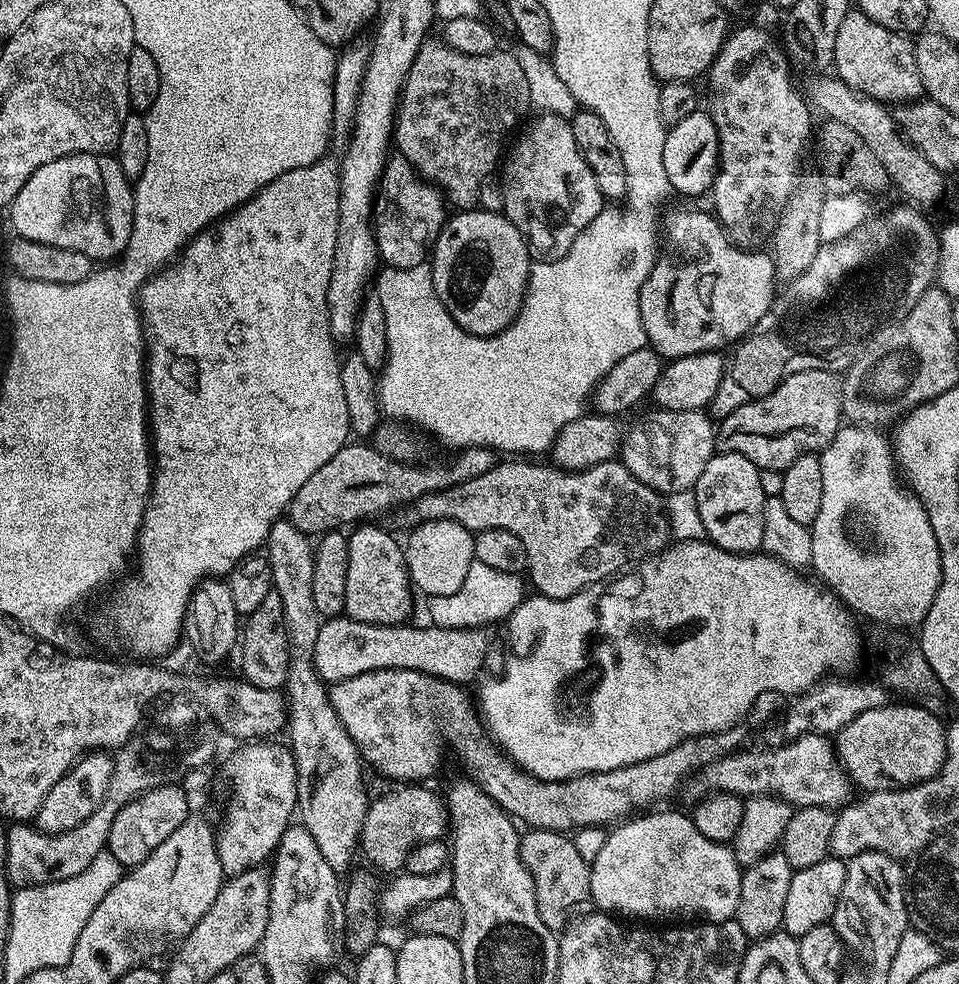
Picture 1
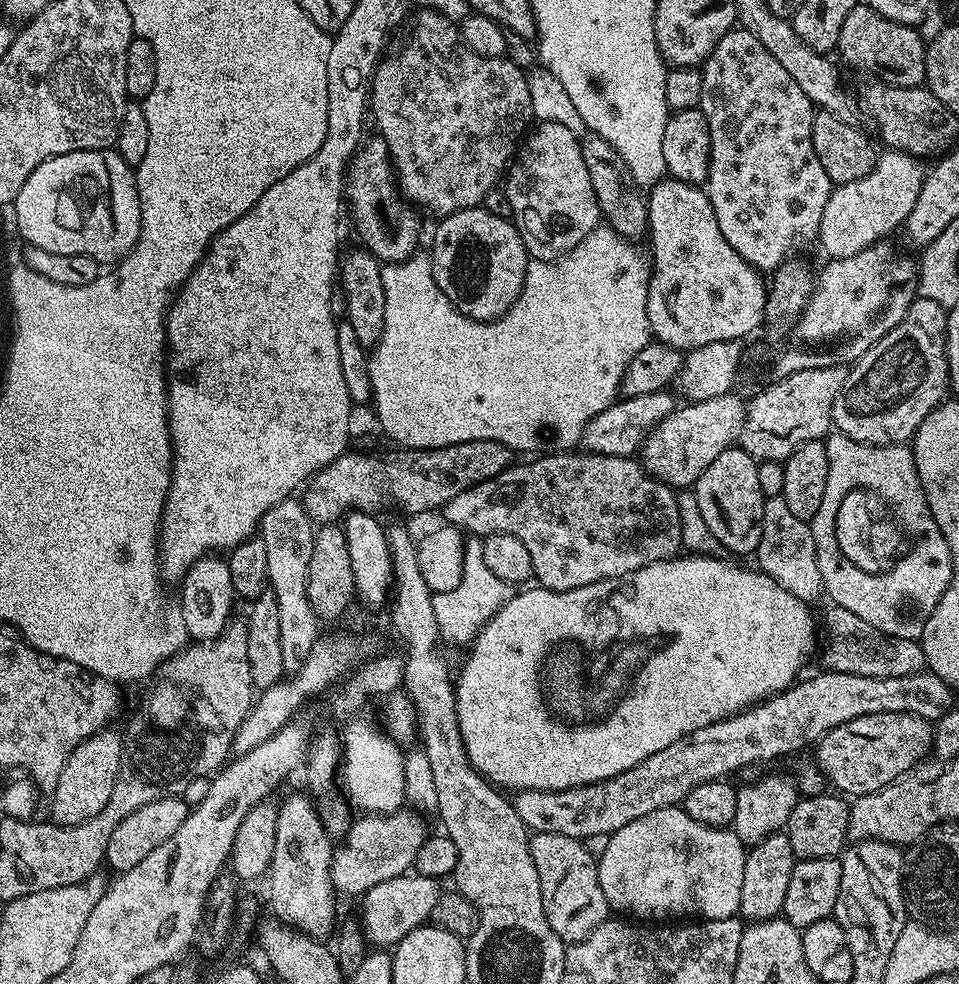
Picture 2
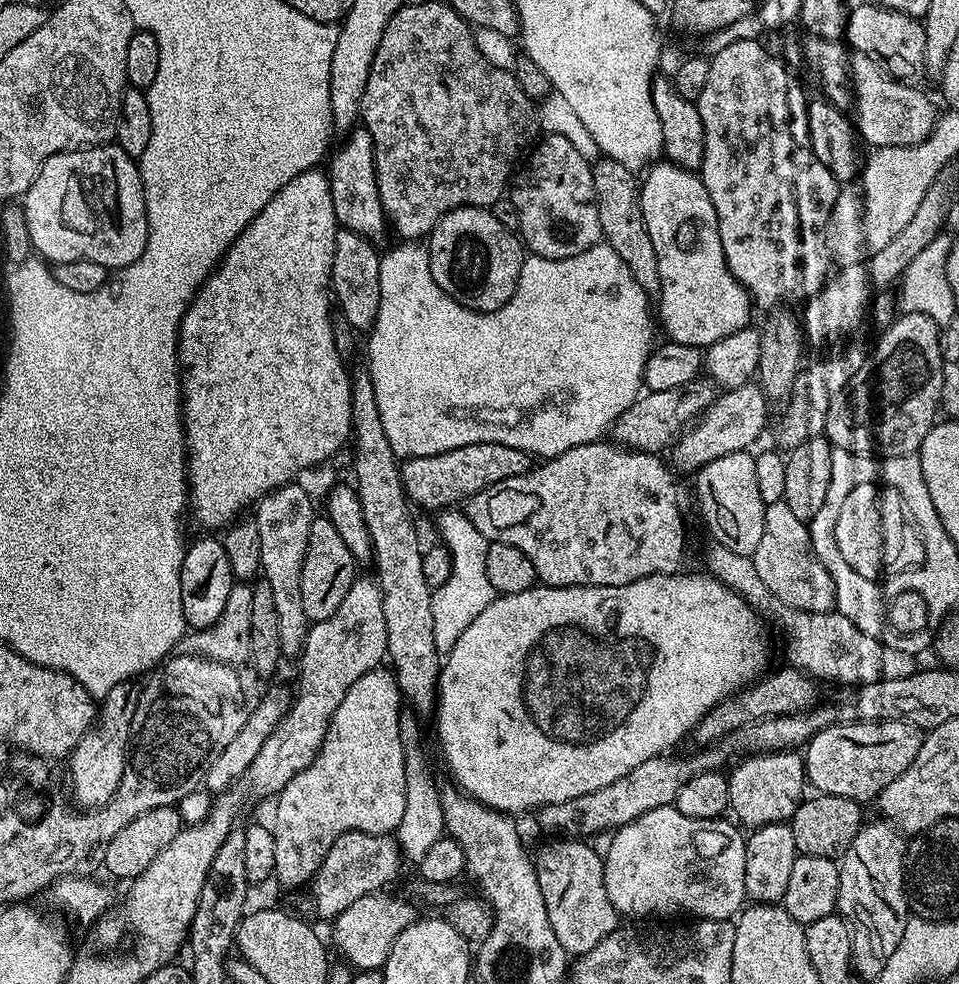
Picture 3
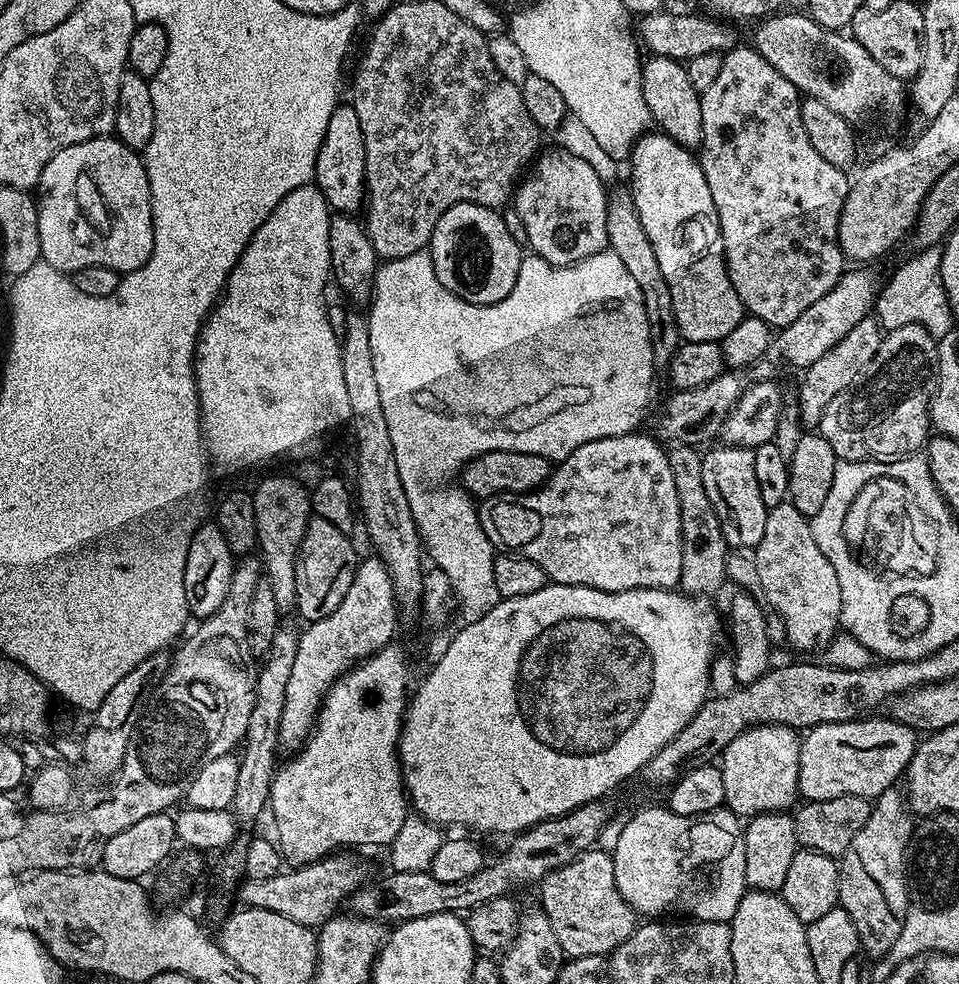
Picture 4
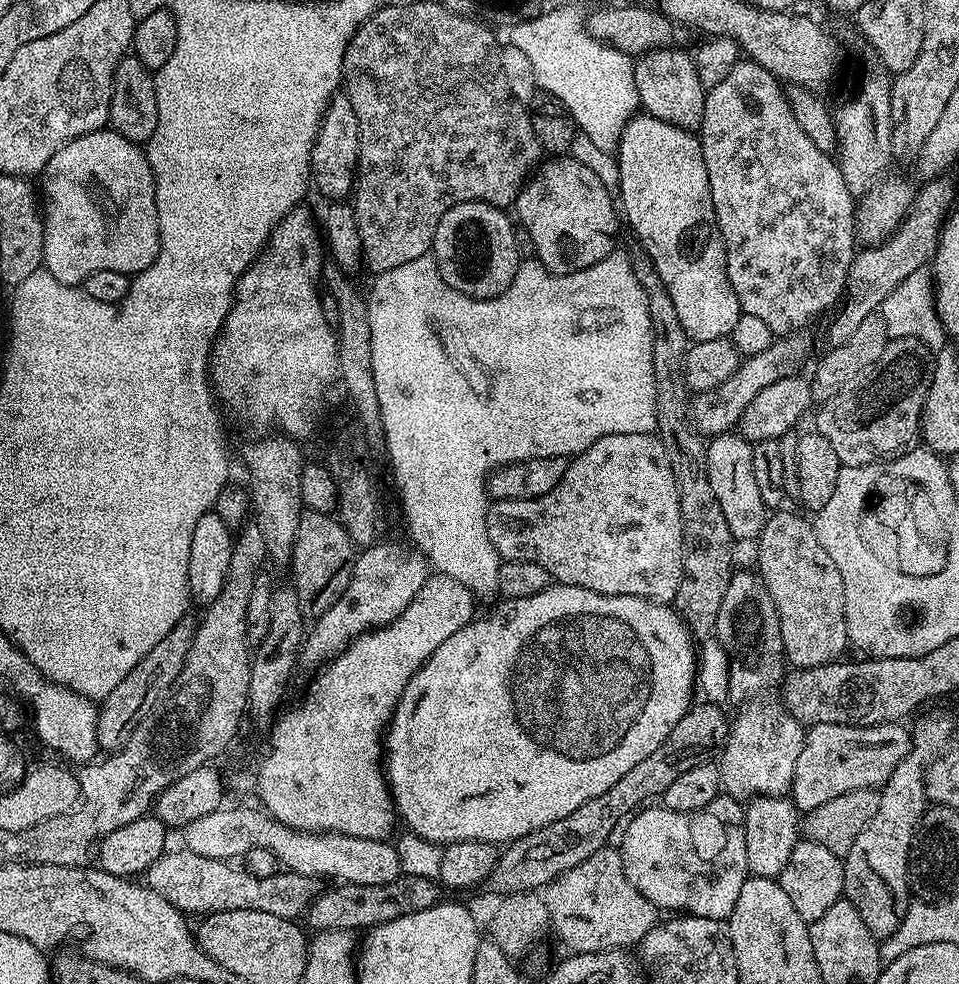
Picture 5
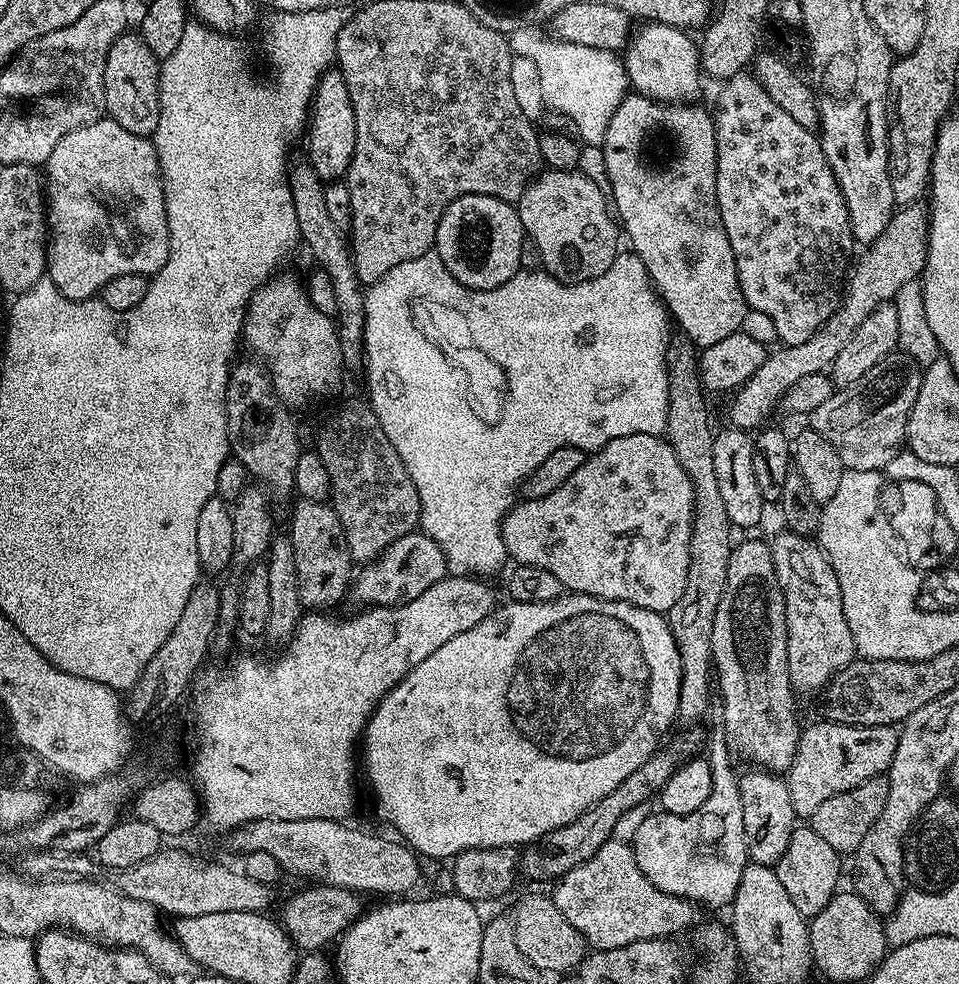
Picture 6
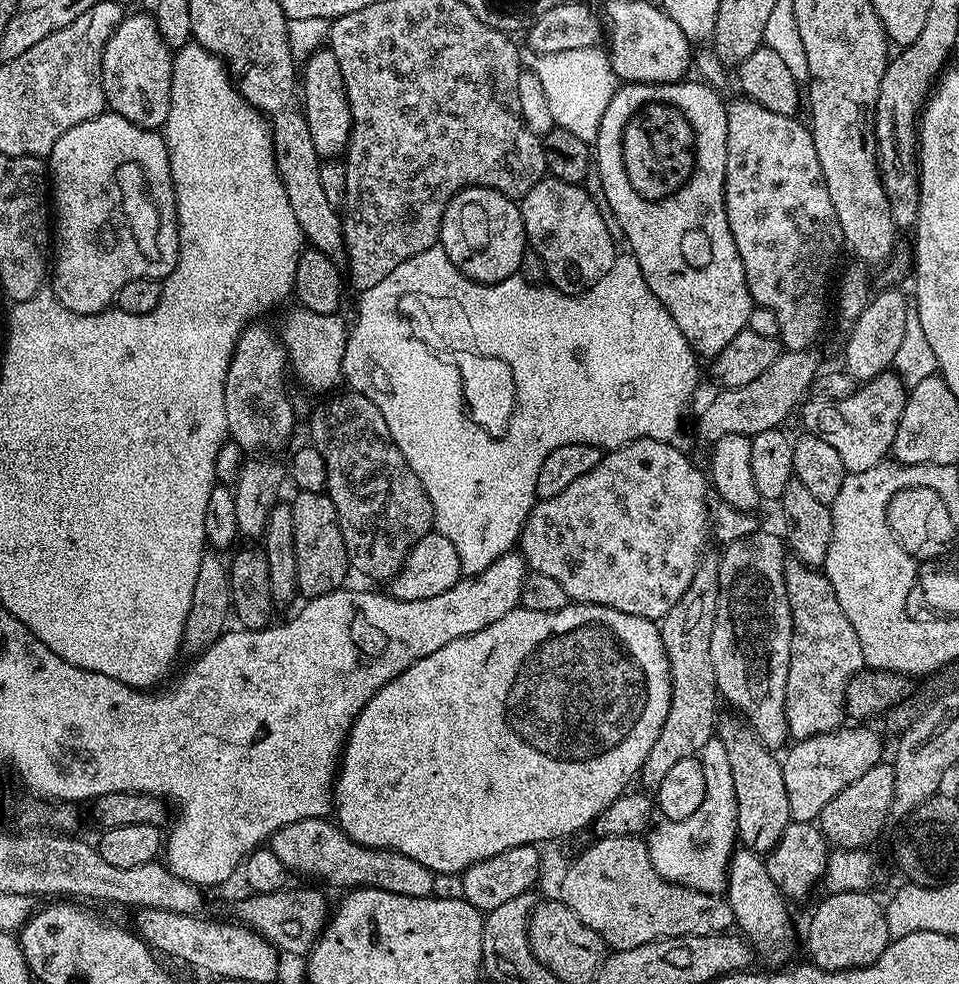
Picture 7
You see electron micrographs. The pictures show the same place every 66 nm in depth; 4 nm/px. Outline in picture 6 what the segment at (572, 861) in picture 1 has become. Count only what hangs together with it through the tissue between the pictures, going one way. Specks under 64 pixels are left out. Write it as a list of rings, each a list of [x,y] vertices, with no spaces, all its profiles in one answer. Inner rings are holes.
[[[615,838],[607,840],[594,858],[586,858],[582,866],[574,866],[574,870],[559,877],[554,887],[556,892],[551,893],[551,898],[558,910],[592,950],[605,952],[630,946],[630,942],[672,938],[675,932],[684,932],[697,923],[697,905],[658,890],[638,870],[631,843]]]

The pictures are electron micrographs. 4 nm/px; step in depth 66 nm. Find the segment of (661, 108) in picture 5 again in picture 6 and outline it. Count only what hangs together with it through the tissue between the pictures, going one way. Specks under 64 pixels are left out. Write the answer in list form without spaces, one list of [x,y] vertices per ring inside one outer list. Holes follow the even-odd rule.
[[[644,22],[635,29],[630,43],[623,53],[625,73],[628,75],[629,85],[639,95],[649,96],[651,100],[659,100],[662,104],[686,104],[697,99],[702,81],[700,66],[700,49],[695,39],[691,40],[689,33],[683,28]]]

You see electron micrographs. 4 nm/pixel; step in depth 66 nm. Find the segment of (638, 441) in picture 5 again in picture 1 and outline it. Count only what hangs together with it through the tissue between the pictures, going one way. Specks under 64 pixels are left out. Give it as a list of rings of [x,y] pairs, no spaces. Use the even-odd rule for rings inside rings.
[[[508,458],[505,462],[497,462],[490,470],[486,470],[486,474],[478,474],[478,478],[470,478],[466,482],[462,482],[458,486],[450,486],[441,492],[431,492],[422,498],[418,498],[413,504],[407,505],[403,509],[404,516],[411,522],[423,522],[426,520],[453,520],[462,526],[466,526],[468,531],[475,534],[477,532],[485,532],[486,530],[510,530],[510,534],[514,534],[518,538],[518,542],[522,542],[522,546],[528,555],[529,573],[536,575],[535,591],[546,598],[570,598],[574,594],[581,592],[583,588],[588,588],[592,584],[599,584],[627,569],[629,566],[635,566],[641,560],[648,559],[649,556],[655,556],[656,553],[664,551],[670,543],[670,533],[668,530],[668,510],[666,500],[659,492],[655,492],[650,486],[646,486],[646,482],[638,482],[638,478],[634,478],[634,474],[630,474],[630,470],[626,470],[626,466],[620,463],[619,459],[607,460],[598,466],[590,466],[583,468],[581,472],[565,472],[563,468],[553,466],[551,463],[531,464],[528,458]]]

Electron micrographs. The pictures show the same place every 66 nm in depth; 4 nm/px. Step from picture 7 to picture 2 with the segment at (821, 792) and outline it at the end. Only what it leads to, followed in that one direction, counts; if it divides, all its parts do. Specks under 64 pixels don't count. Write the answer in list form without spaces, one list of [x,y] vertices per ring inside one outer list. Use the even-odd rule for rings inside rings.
[[[866,714],[862,718],[854,718],[834,730],[830,730],[815,745],[815,763],[824,773],[825,781],[832,784],[837,793],[848,798],[865,796],[871,792],[882,790],[882,786],[893,784],[902,776],[907,776],[921,760],[932,751],[934,728],[931,723],[914,714]]]

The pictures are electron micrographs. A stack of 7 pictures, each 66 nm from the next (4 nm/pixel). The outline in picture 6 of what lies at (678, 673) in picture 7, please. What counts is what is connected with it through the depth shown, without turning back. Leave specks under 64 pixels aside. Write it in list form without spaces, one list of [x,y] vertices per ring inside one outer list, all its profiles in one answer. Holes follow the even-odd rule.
[[[676,334],[668,342],[668,409],[666,410],[666,426],[664,436],[674,450],[674,454],[682,470],[692,483],[694,490],[694,506],[692,507],[692,533],[690,534],[690,570],[686,574],[686,590],[682,590],[682,598],[674,602],[668,613],[668,629],[674,634],[674,642],[678,646],[682,678],[680,679],[680,697],[676,711],[679,723],[692,724],[700,720],[708,712],[708,703],[714,700],[714,665],[712,663],[712,631],[714,630],[714,614],[718,610],[718,602],[722,598],[722,590],[726,590],[726,566],[730,562],[730,554],[734,547],[734,529],[726,514],[726,505],[722,503],[722,494],[718,494],[718,478],[714,475],[714,428],[708,425],[708,408],[704,405],[706,393],[700,383],[698,371],[698,349],[691,344],[687,336]]]

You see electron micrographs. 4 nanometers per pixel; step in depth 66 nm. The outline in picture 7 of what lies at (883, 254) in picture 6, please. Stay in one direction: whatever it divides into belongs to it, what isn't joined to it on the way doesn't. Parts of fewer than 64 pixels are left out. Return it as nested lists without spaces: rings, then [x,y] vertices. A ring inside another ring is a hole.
[[[812,350],[781,351],[774,366],[758,374],[754,382],[746,382],[746,386],[717,391],[717,396],[700,412],[701,438],[708,440],[707,442],[715,442],[718,438],[726,438],[726,434],[754,437],[762,434],[762,430],[774,430],[781,427],[785,423],[783,420],[796,407],[796,411],[801,407],[802,401],[809,395],[812,383],[821,371],[822,365],[814,353],[815,351]]]

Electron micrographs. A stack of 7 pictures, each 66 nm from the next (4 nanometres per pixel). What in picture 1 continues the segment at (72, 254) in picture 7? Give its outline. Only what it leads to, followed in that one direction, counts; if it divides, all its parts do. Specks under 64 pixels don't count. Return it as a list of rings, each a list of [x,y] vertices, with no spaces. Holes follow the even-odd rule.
[[[79,152],[38,166],[38,170],[26,178],[26,186],[18,190],[7,212],[13,222],[13,233],[21,240],[46,242],[46,246],[62,246],[62,250],[78,250],[78,254],[86,254],[93,262],[112,262],[130,242],[134,222],[133,191],[115,155]]]

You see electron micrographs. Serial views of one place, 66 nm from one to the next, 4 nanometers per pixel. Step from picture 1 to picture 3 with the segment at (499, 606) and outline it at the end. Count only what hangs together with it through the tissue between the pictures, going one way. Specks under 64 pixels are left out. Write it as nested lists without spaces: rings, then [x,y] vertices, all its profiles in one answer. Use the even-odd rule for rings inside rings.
[[[444,510],[440,516],[440,536],[443,547],[452,557],[452,576],[445,584],[440,585],[432,593],[432,609],[434,610],[434,642],[441,654],[446,654],[462,638],[462,632],[486,606],[494,599],[490,586],[490,578],[486,578],[486,550],[489,541],[484,539],[478,530],[474,530],[474,522],[460,510]]]

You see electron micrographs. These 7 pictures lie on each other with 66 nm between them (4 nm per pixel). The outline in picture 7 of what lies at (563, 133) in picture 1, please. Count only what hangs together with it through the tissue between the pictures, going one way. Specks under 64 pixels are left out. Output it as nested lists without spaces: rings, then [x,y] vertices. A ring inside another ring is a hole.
[[[549,175],[539,180],[518,202],[529,249],[537,252],[546,266],[547,283],[567,296],[586,294],[609,270],[618,255],[617,241],[606,230],[593,198],[584,186],[560,181]]]

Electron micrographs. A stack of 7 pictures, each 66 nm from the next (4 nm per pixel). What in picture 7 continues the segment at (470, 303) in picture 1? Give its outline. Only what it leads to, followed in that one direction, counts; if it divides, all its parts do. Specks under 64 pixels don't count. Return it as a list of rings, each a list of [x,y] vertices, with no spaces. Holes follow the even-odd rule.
[[[464,188],[454,199],[448,203],[448,209],[440,223],[439,247],[446,250],[450,262],[458,266],[458,270],[466,278],[479,284],[497,284],[506,278],[519,273],[519,263],[526,249],[524,223],[517,201],[500,192],[489,188]]]

